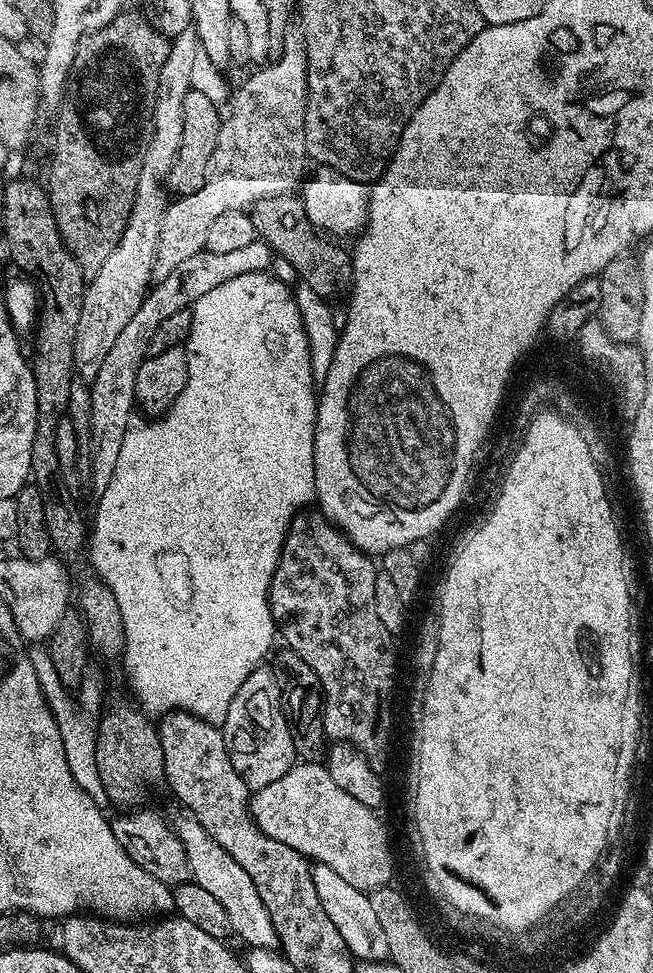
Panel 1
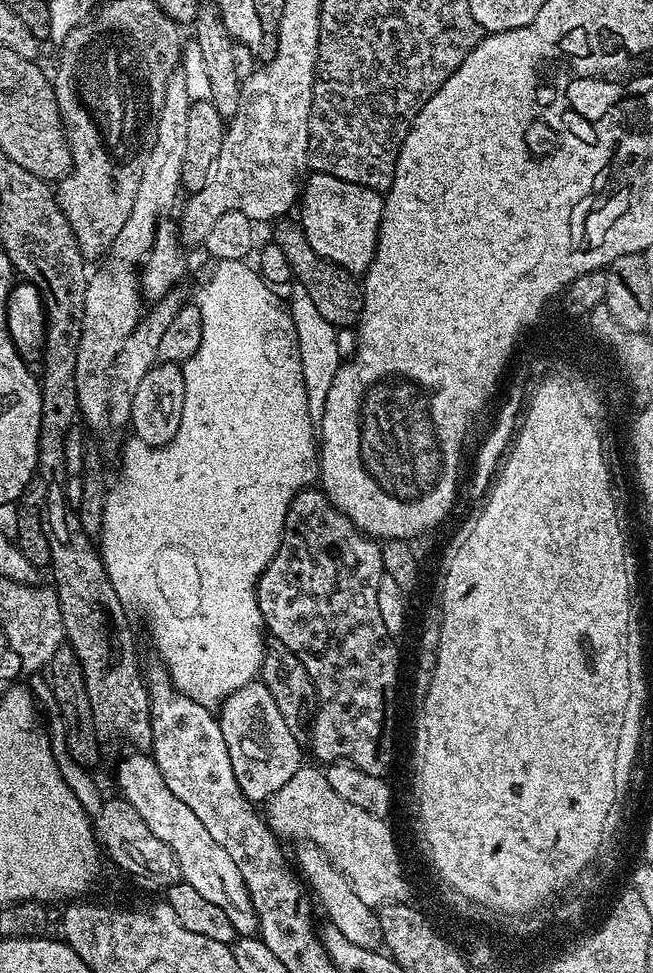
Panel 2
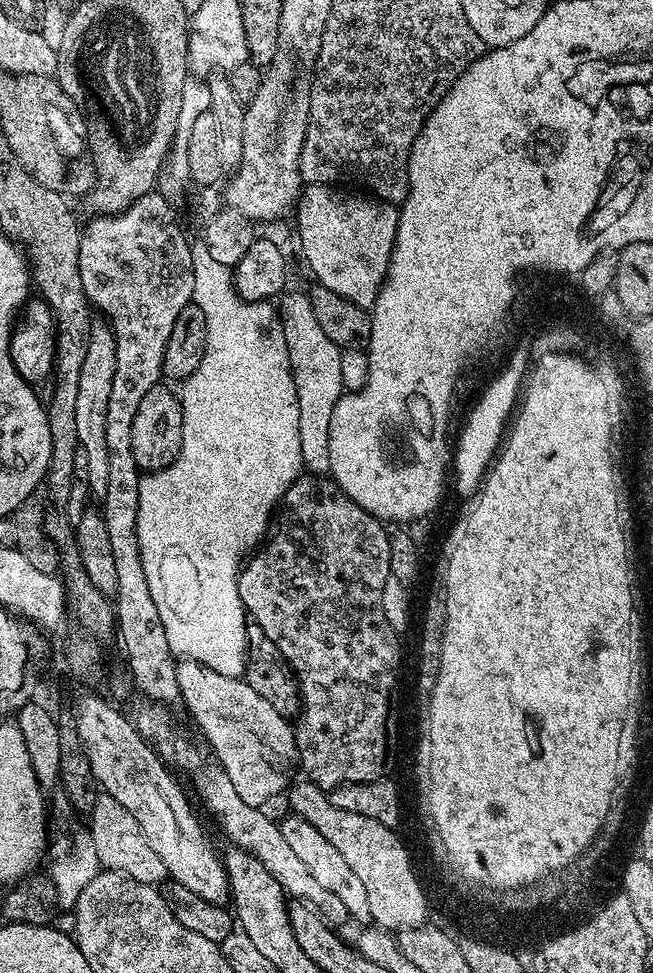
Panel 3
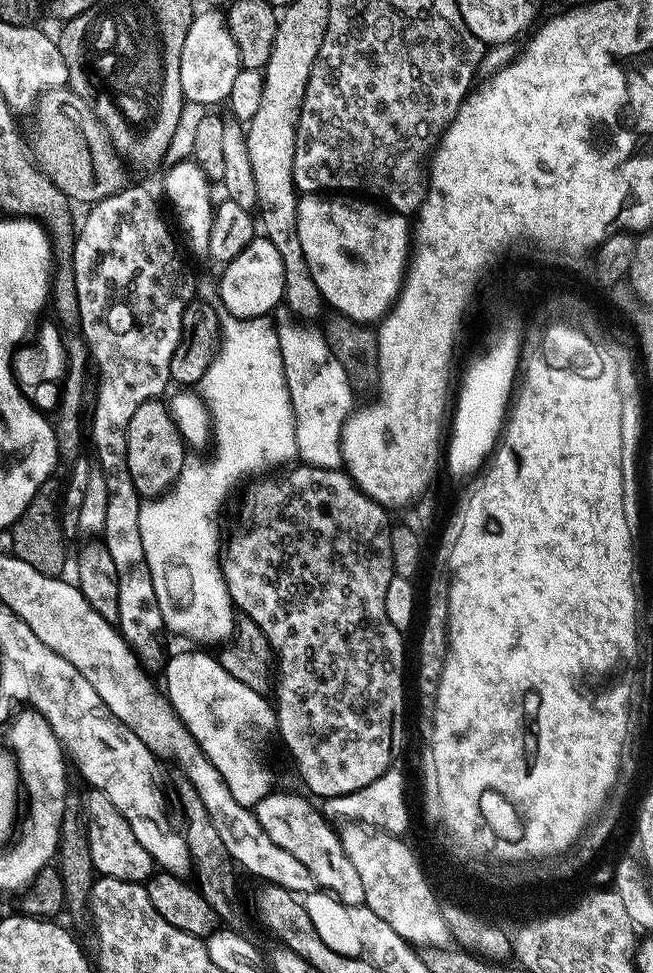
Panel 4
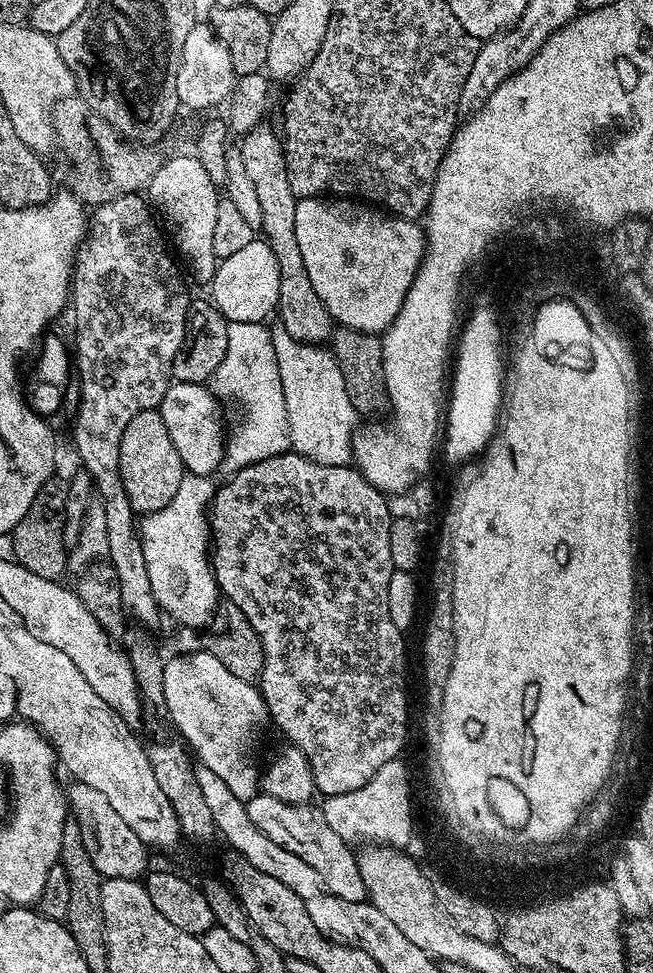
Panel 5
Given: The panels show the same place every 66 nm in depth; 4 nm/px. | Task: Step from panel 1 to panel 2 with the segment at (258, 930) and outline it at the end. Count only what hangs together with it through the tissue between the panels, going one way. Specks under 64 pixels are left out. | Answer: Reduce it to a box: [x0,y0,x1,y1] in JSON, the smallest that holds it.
[116,750,260,936]

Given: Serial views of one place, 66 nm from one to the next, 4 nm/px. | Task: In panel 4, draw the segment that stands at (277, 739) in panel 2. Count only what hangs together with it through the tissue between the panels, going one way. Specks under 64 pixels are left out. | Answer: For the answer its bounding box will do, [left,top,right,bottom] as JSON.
[162,650,277,809]

